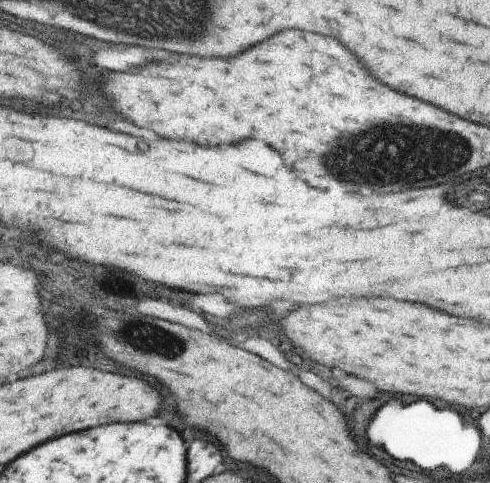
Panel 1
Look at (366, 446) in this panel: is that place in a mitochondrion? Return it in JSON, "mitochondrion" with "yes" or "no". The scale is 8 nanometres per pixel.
{"mitochondrion":"no"}

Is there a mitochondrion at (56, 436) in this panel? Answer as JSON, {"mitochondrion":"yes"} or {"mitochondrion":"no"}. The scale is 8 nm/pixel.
{"mitochondrion":"no"}

